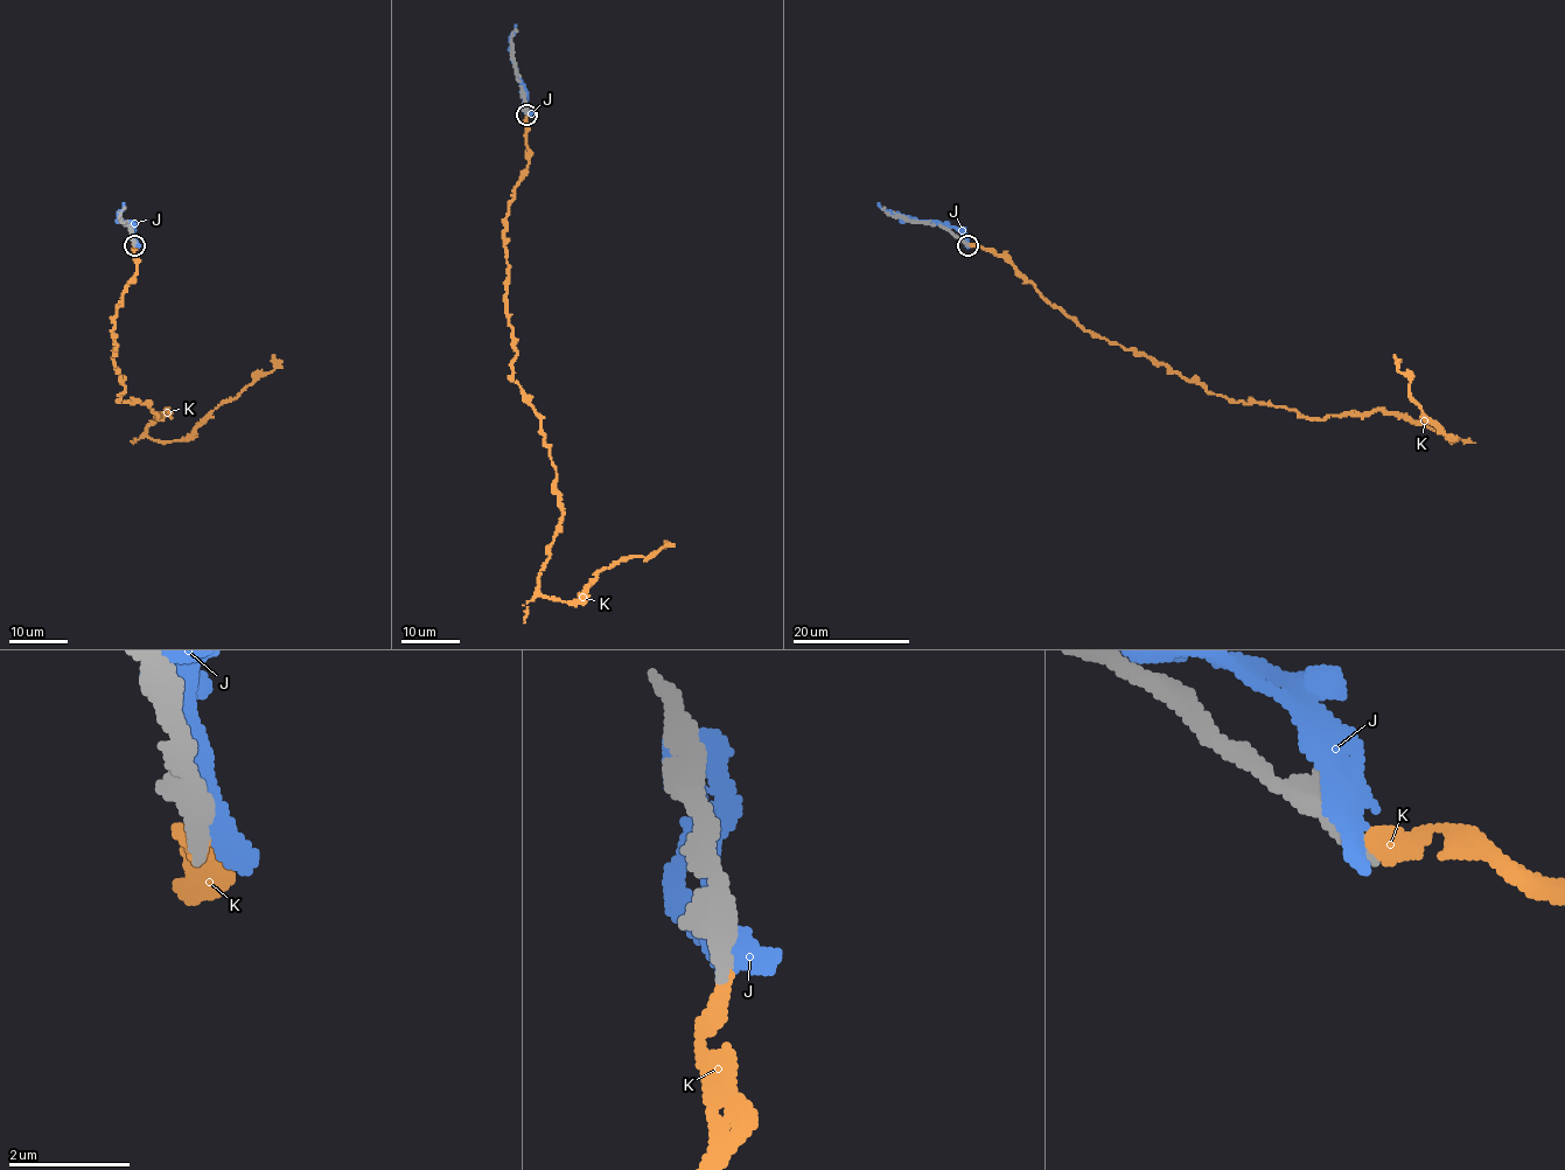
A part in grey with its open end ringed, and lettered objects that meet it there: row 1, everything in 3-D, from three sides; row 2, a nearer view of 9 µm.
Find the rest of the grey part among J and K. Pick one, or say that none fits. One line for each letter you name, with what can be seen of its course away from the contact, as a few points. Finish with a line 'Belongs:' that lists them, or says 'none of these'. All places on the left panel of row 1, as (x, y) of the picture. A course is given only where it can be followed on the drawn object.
K: course (134, 245), (113, 368), (119, 398), (169, 412), (151, 439), (186, 439), (269, 374), (272, 354)
Belongs: K

